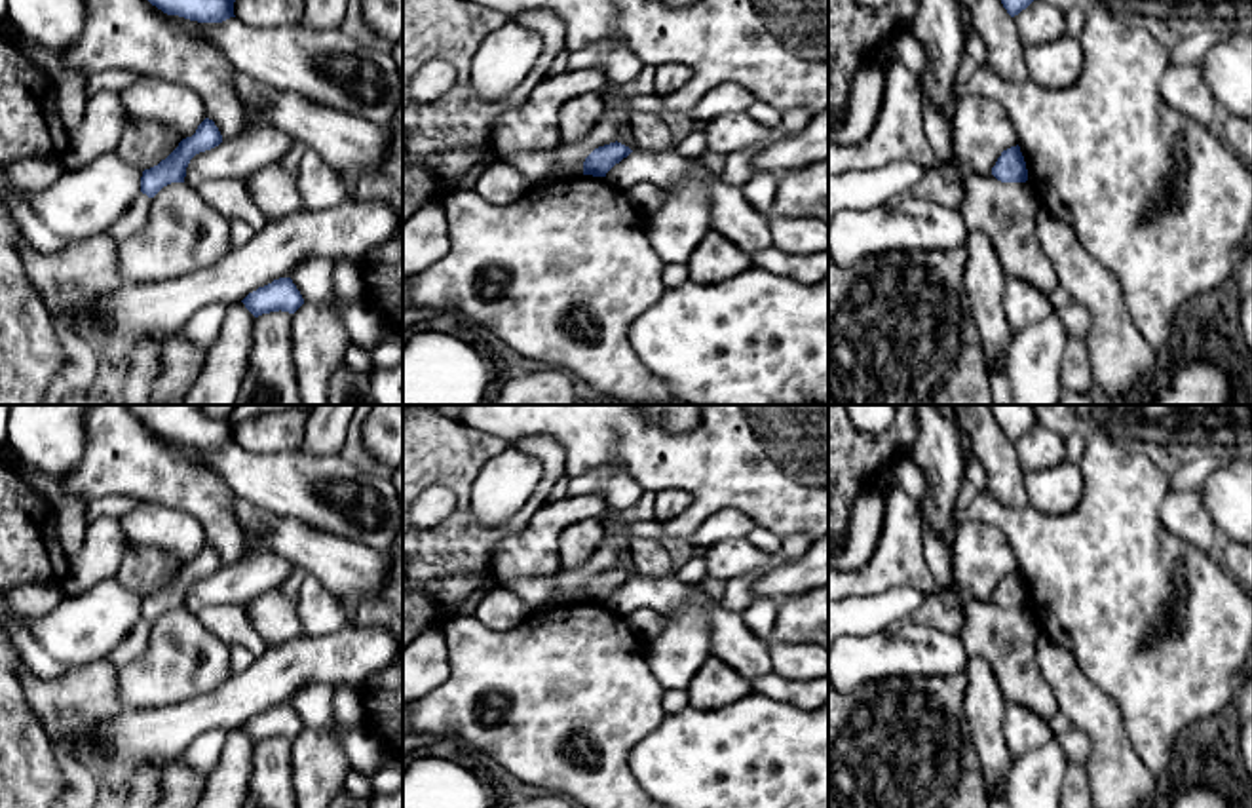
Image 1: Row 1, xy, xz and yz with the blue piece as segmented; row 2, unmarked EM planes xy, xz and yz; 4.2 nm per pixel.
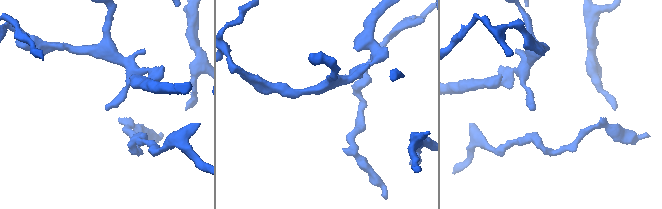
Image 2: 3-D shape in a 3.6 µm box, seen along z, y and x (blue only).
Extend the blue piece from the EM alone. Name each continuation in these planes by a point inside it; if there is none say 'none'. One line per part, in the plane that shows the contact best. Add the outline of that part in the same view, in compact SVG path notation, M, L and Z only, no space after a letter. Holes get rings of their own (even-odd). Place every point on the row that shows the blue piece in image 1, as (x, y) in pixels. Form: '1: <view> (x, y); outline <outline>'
none

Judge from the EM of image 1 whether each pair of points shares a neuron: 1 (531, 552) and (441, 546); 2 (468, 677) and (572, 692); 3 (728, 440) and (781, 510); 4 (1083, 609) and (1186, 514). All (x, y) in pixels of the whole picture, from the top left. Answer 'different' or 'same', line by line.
1: different
2: same
3: same
4: different

